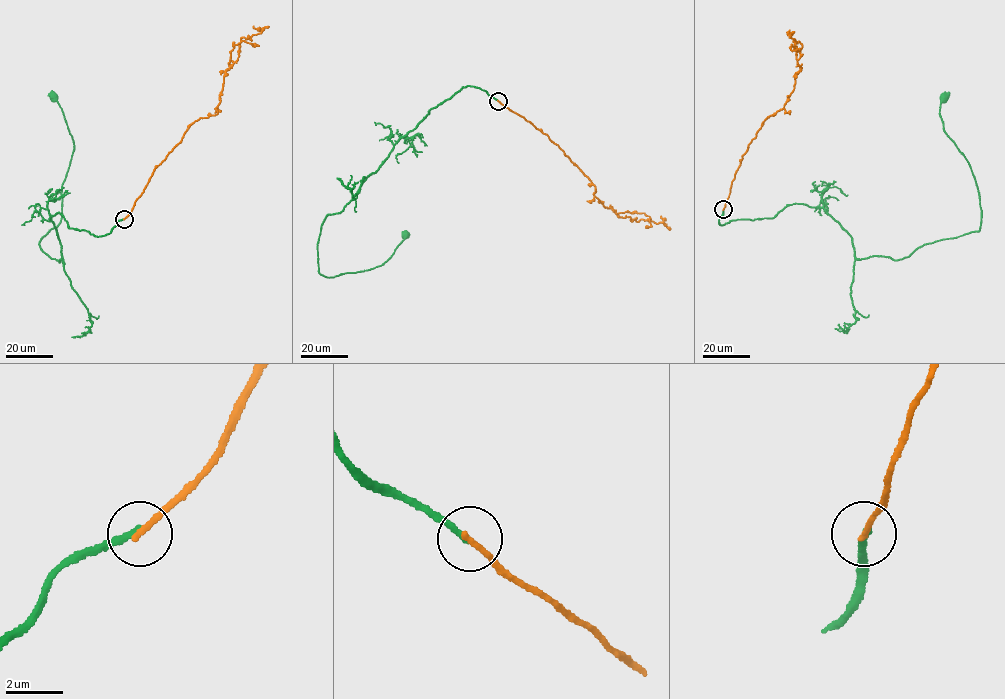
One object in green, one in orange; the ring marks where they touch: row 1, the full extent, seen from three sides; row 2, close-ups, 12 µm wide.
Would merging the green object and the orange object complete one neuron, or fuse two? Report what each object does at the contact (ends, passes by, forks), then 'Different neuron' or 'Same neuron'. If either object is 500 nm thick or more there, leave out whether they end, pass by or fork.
At the ring green ends. At the ring orange ends. Different neuron

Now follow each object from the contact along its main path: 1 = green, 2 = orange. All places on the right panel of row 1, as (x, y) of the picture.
1: (723, 209), (724, 225), (823, 208), (860, 259), (898, 260), (978, 231), (979, 192), (944, 129), (943, 98)
2: (723, 209), (748, 144), (767, 117), (782, 109), (793, 89), (802, 45), (790, 37), (790, 30)

